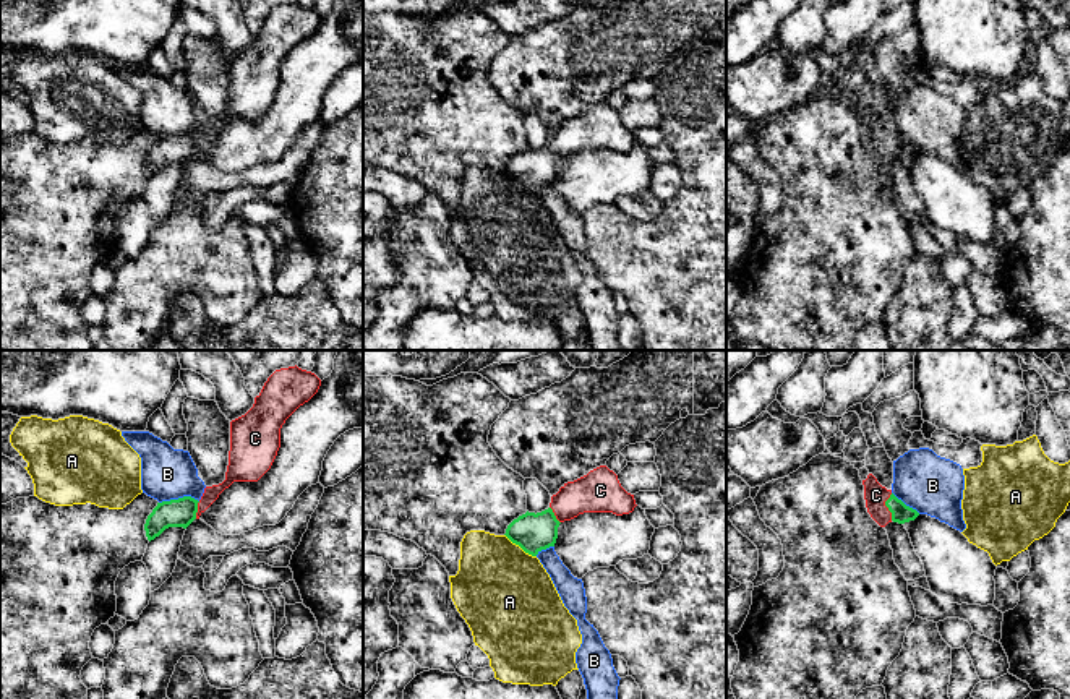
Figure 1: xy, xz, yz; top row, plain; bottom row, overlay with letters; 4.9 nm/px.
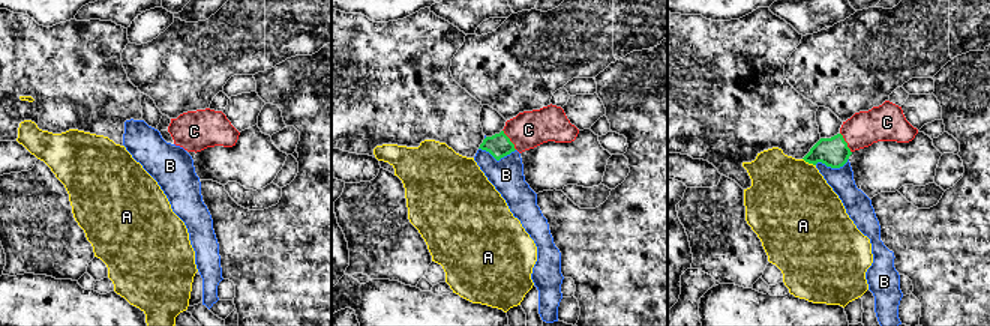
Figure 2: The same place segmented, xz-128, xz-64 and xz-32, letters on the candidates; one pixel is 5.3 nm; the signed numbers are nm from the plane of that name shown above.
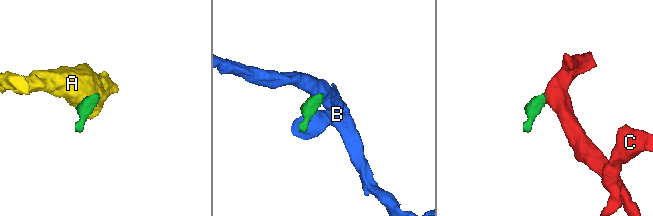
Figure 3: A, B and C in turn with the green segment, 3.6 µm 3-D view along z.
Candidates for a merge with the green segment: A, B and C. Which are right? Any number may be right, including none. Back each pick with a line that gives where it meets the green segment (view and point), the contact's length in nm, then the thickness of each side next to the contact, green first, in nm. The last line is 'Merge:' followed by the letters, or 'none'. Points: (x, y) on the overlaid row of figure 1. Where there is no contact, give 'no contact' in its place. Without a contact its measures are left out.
C: yz (885, 505) | 140 nm | 100/120 nm
Merge: C

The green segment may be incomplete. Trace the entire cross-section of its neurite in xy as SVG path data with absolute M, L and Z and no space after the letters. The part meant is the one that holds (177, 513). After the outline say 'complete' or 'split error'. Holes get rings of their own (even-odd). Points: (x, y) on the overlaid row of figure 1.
M297 365L276 370L255 397L253 407L230 422L225 480L206 487L199 501L183 496L157 503L144 524L148 540L154 540L169 527L186 529L233 482L258 482L277 456L282 425L318 392L319 386L321 380L315 373Z | split error

